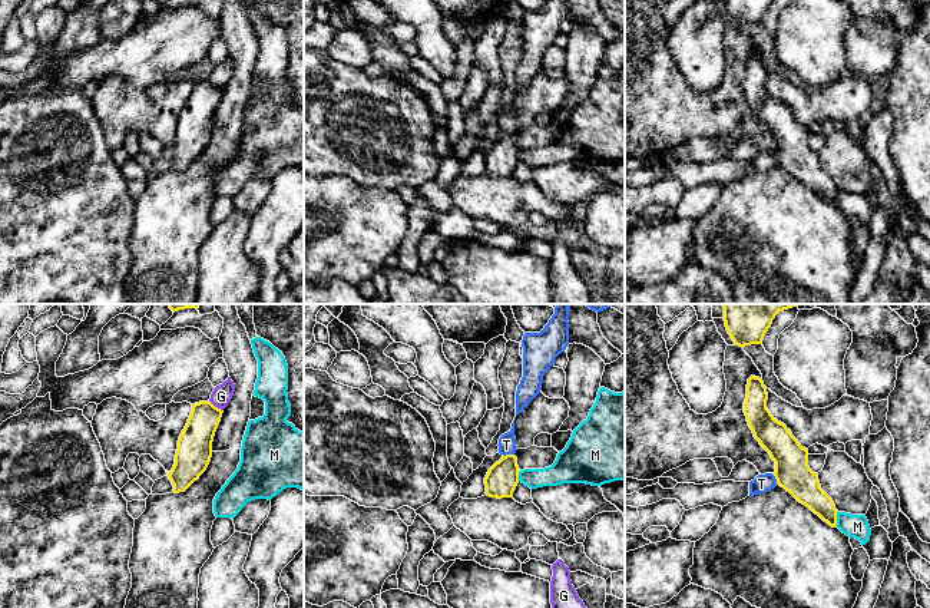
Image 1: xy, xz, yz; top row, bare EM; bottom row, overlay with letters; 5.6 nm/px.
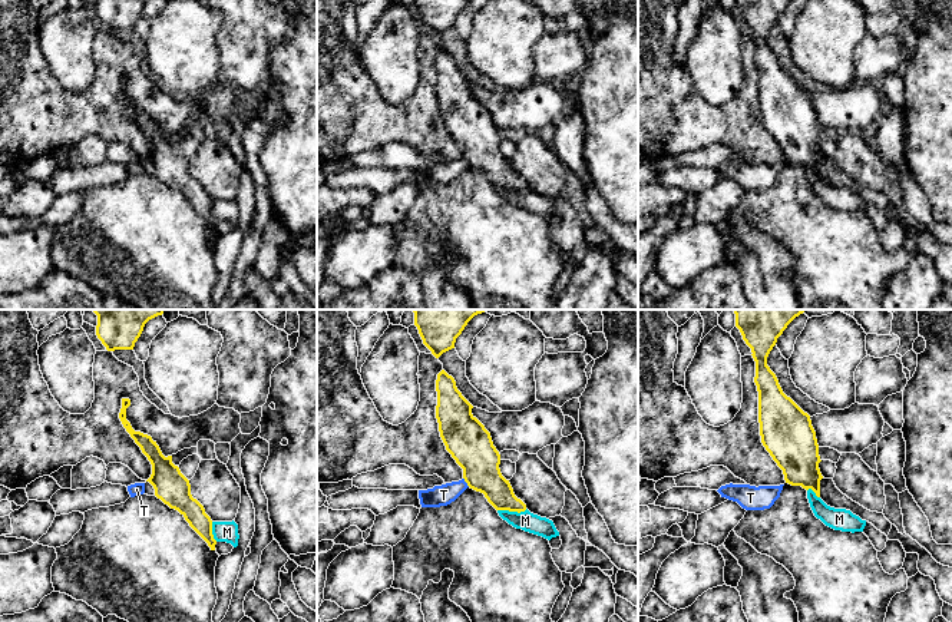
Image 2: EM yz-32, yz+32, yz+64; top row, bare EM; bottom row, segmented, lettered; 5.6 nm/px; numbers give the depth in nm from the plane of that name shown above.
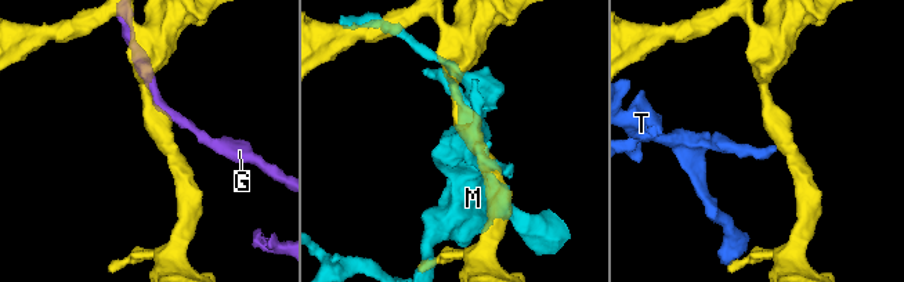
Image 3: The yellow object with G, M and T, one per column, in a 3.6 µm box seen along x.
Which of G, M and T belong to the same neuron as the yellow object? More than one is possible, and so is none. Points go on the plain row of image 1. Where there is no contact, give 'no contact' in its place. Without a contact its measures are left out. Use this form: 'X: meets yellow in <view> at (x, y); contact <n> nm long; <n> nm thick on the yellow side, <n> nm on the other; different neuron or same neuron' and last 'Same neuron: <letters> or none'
G: meets yellow in xy at (217, 86); contact 100 nm long; 190 nm thick on the yellow side, 110 nm on the other; different neuron
M: meets yellow in yz at (836, 198); contact 100 nm long; 170 nm thick on the yellow side, 130 nm on the other; different neuron
T: meets yellow in xz at (507, 134); contact 70 nm long; 180 nm thick on the yellow side, 100 nm on the other; different neuron
Same neuron: none

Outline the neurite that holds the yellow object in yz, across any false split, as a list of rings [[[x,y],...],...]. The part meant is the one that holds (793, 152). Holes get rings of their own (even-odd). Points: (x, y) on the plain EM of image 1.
[[[751,54],[747,63],[744,92],[754,116],[775,141],[777,163],[790,171],[830,205],[837,206],[837,188],[821,168],[818,153],[808,145],[808,128],[802,126],[791,109],[767,87],[768,72],[762,57]]]

